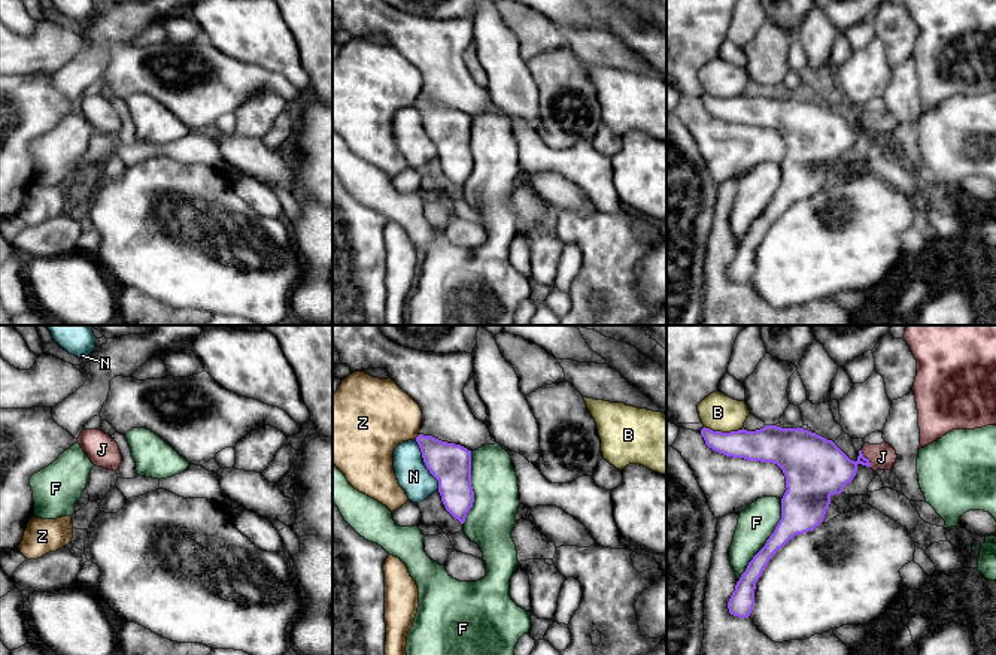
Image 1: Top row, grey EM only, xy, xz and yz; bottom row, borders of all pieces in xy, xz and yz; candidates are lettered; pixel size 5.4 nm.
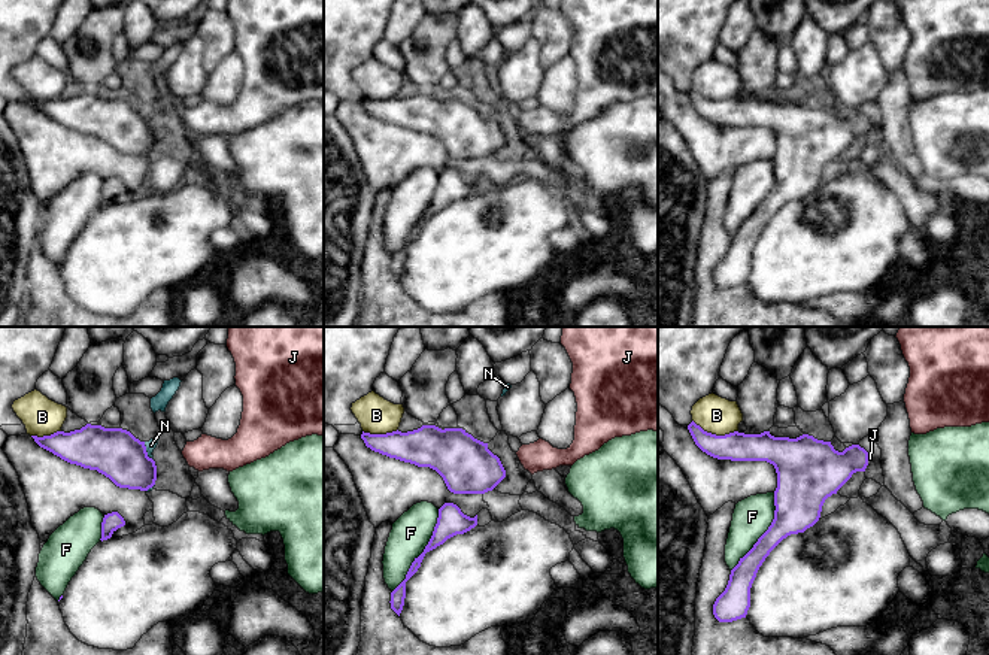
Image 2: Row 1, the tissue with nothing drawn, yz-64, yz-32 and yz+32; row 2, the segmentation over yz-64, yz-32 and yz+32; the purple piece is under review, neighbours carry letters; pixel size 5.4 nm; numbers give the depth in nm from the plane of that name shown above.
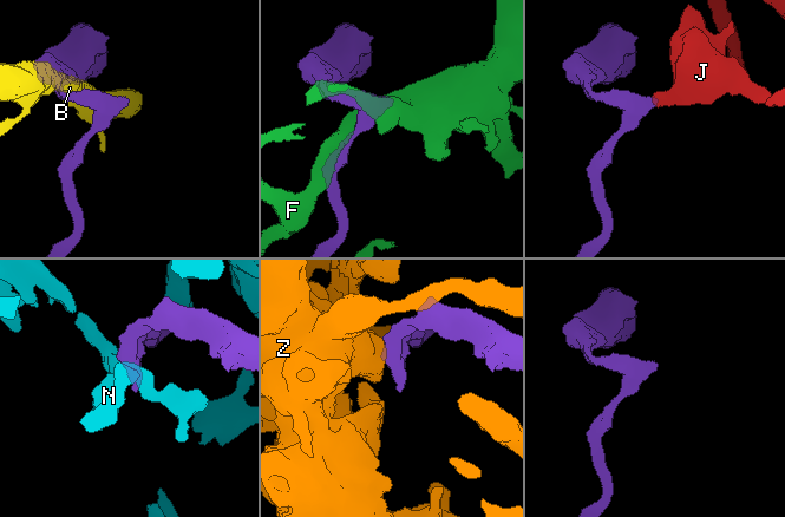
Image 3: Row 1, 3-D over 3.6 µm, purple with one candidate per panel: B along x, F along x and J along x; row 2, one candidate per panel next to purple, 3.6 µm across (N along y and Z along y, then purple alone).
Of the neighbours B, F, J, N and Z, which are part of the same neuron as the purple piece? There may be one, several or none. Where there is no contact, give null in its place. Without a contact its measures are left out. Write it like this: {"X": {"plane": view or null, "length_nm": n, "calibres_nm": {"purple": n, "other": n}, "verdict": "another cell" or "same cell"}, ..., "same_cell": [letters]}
{"B": {"plane": "yz", "length_nm": 220, "calibres_nm": {"purple": 190, "other": 200}, "verdict": "another cell"}, "F": {"plane": "yz", "length_nm": 500, "calibres_nm": {"purple": 220, "other": 200}, "verdict": "another cell"}, "J": {"plane": "yz", "length_nm": 110, "calibres_nm": {"purple": 300, "other": 140}, "verdict": "same cell"}, "N": {"plane": "xz", "length_nm": 300, "calibres_nm": {"purple": 220, "other": 170}, "verdict": "another cell"}, "Z": {"plane": "xz", "length_nm": 40, "calibres_nm": {"purple": 220, "other": 380}, "verdict": "another cell"}, "same_cell": ["J"]}

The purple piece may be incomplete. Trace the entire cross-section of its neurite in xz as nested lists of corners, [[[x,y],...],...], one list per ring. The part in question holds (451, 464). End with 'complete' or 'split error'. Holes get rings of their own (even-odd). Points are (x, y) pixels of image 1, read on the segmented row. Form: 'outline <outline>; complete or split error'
outline [[[419,434],[416,442],[426,468],[438,480],[438,492],[446,510],[464,524],[474,503],[471,451],[423,434]]]; complete

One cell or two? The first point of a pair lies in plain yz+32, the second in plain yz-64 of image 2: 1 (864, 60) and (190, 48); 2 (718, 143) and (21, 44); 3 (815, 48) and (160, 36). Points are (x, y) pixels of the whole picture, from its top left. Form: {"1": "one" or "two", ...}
{"1": "one", "2": "two", "3": "two"}

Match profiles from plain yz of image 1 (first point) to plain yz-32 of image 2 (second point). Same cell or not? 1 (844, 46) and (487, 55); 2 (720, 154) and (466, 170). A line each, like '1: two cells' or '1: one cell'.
1: one cell
2: one cell

